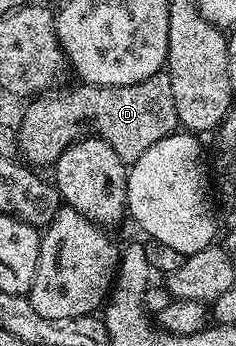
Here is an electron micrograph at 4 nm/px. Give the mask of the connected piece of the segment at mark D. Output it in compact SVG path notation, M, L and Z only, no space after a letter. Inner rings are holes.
M160 73L151 77L146 77L143 83L131 85L117 85L116 87L100 87L78 85L72 91L61 91L56 93L43 93L32 98L31 103L23 111L23 116L17 122L19 155L32 168L44 169L54 165L61 153L69 149L73 143L81 137L94 137L103 139L121 157L124 163L130 165L136 163L145 153L145 149L157 145L165 137L176 134L179 127L177 117L177 105L173 105L173 89L169 85L169 77L166 73Z

